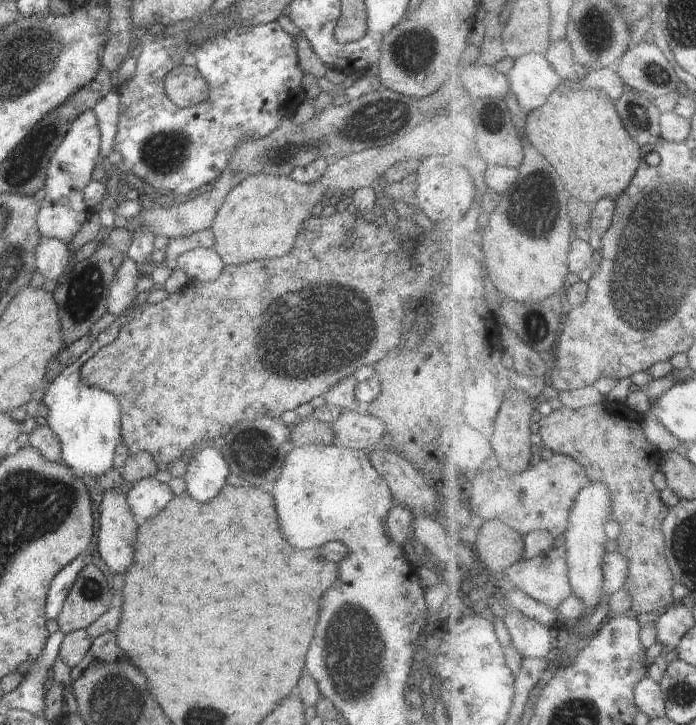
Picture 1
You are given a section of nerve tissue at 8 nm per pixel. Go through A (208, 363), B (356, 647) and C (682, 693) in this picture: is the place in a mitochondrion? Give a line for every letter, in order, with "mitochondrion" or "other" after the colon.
A: other
B: mitochondrion
C: mitochondrion

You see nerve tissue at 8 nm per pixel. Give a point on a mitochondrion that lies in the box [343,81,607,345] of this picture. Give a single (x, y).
(542, 206)

